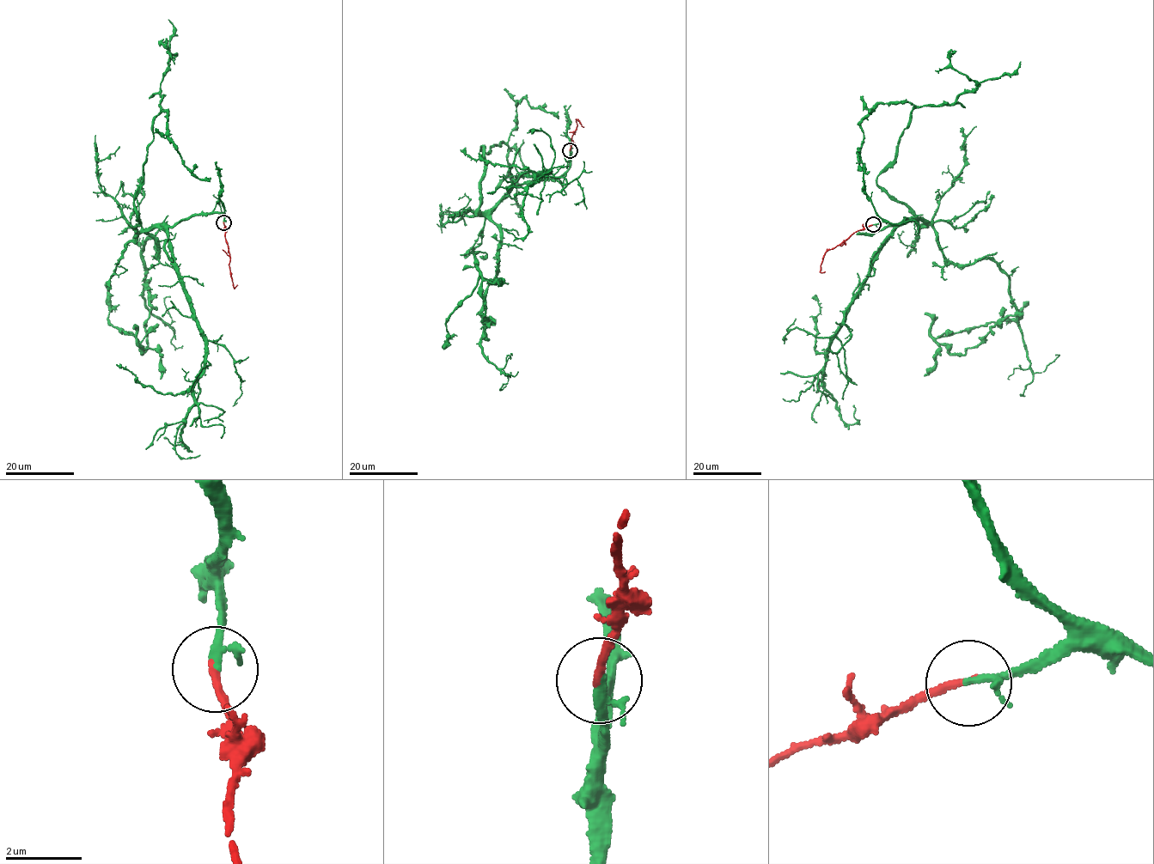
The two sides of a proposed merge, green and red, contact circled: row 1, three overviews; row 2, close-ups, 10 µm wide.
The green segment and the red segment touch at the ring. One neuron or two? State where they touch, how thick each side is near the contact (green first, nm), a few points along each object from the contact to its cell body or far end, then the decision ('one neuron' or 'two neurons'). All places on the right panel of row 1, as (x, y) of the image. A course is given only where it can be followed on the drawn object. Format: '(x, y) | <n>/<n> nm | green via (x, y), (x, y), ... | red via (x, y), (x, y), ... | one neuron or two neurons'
(873, 224) | 140/180 nm | green via (874, 224), (912, 216), (950, 261), (1008, 276), (1015, 313), (949, 353), (936, 338), (1028, 301) | red via (874, 224), (856, 231), (827, 252), (820, 271), (825, 272) | one neuron

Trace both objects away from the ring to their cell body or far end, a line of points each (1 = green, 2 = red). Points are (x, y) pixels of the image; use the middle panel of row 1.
1: (570, 150), (560, 176), (513, 185), (492, 210), (500, 248), (485, 331), (479, 276), (448, 318), (444, 346)
2: (570, 150), (576, 126), (576, 119), (583, 127)

